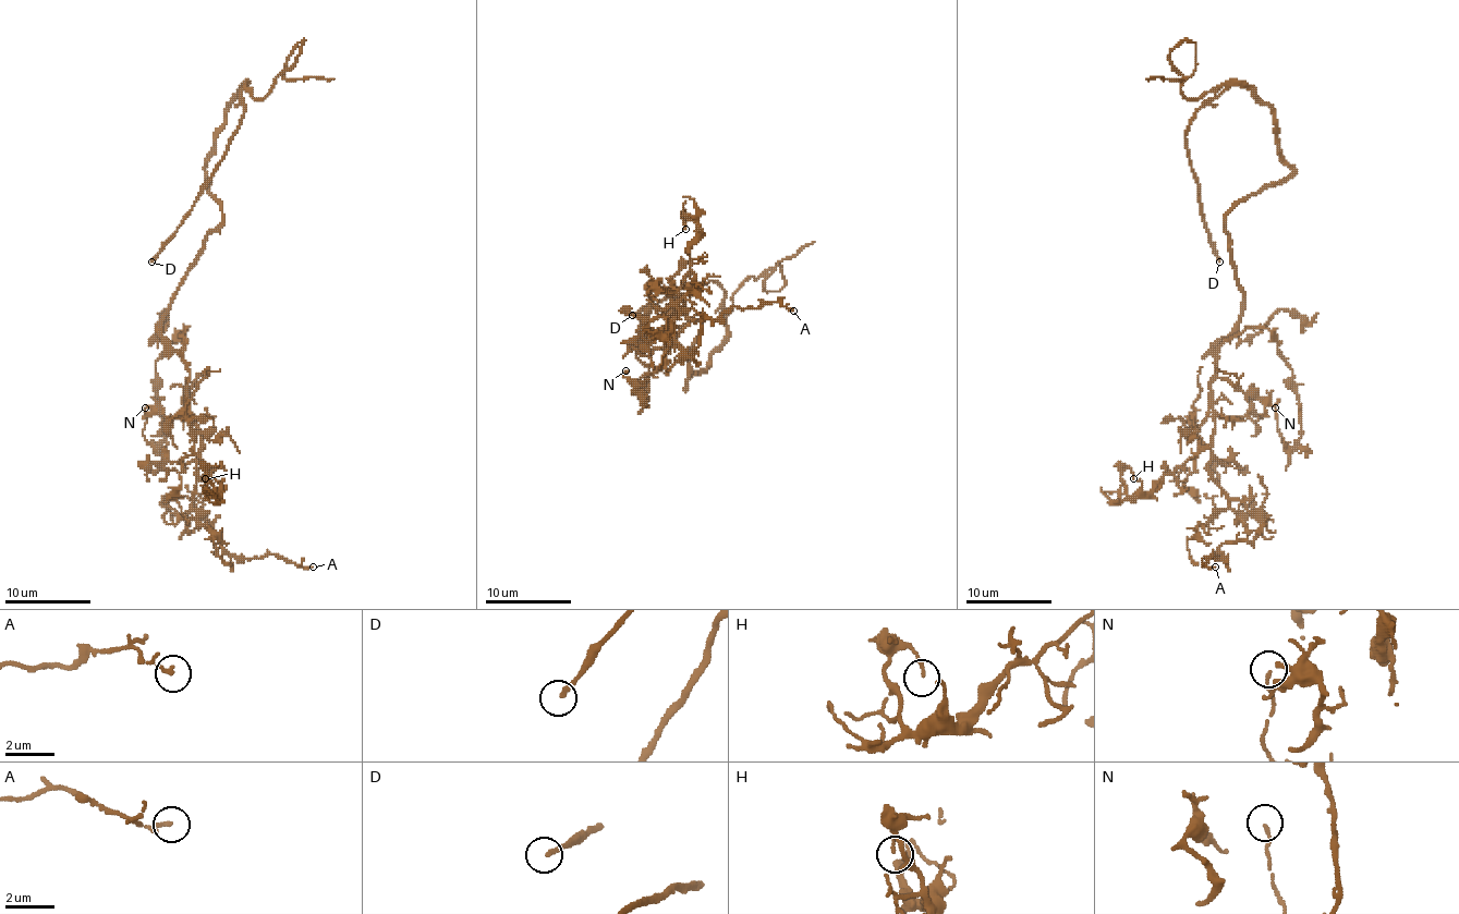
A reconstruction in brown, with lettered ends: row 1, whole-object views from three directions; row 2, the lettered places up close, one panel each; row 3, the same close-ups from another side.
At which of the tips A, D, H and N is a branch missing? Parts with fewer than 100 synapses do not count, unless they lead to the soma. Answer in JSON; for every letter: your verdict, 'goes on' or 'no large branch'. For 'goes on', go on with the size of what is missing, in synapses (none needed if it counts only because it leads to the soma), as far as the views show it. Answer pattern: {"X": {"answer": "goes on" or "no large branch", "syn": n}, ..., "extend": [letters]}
{"A": {"answer": "no large branch"}, "D": {"answer": "goes on"}, "H": {"answer": "no large branch"}, "N": {"answer": "no large branch"}, "extend": ["D"]}

